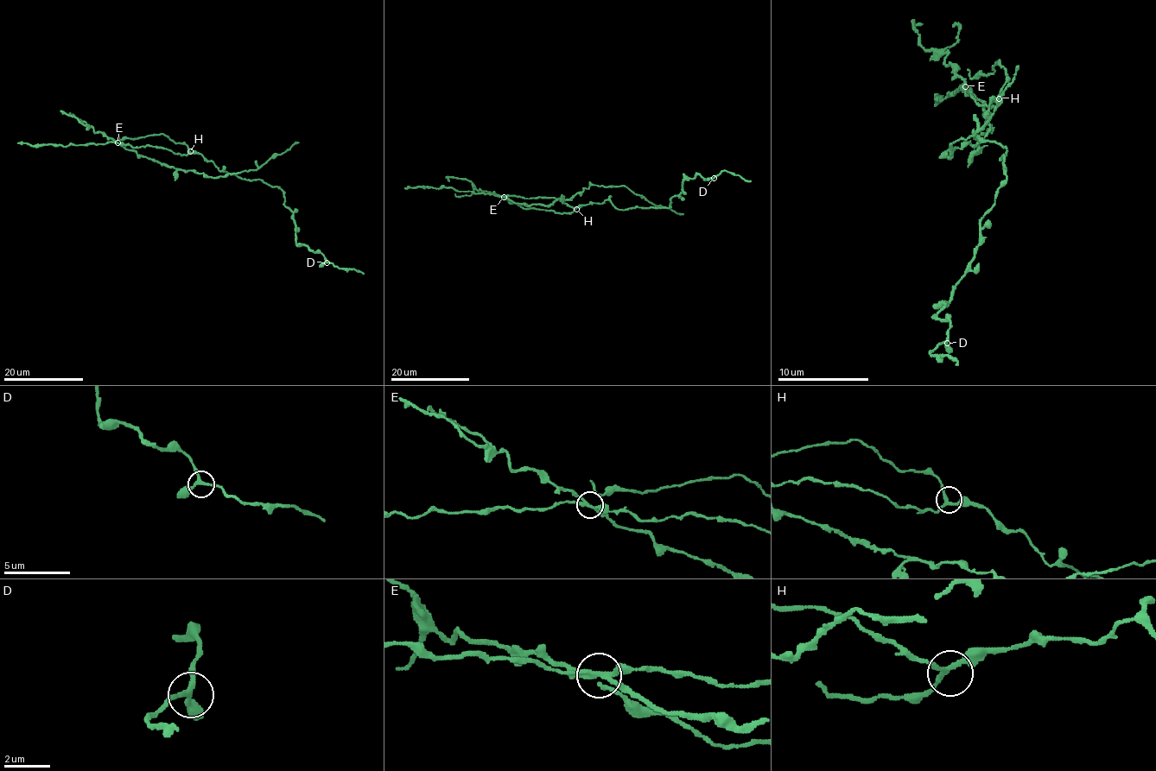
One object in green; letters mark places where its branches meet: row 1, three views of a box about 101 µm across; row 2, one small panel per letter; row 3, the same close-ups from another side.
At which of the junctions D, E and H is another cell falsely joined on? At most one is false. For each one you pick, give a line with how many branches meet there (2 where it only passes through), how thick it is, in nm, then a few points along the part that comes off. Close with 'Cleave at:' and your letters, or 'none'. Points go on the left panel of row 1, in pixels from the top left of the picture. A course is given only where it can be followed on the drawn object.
E: 3 | 200 nm | (117, 142), (162, 164), (219, 177), (257, 170), (271, 157), (299, 142)
Cleave at: E

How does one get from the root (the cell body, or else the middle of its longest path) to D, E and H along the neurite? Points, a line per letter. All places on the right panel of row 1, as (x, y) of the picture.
D: (982, 104), (997, 103), (982, 141), (1006, 148), (1006, 180), (936, 314), (947, 343)
E: (982, 104), (969, 96), (968, 88), (970, 93), (965, 94), (962, 91), (964, 86)
H: (982, 104), (994, 108), (999, 98)

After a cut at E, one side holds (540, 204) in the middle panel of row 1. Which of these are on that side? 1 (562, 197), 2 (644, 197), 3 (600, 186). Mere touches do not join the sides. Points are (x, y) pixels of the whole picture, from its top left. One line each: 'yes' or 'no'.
1: yes
2: yes
3: yes

